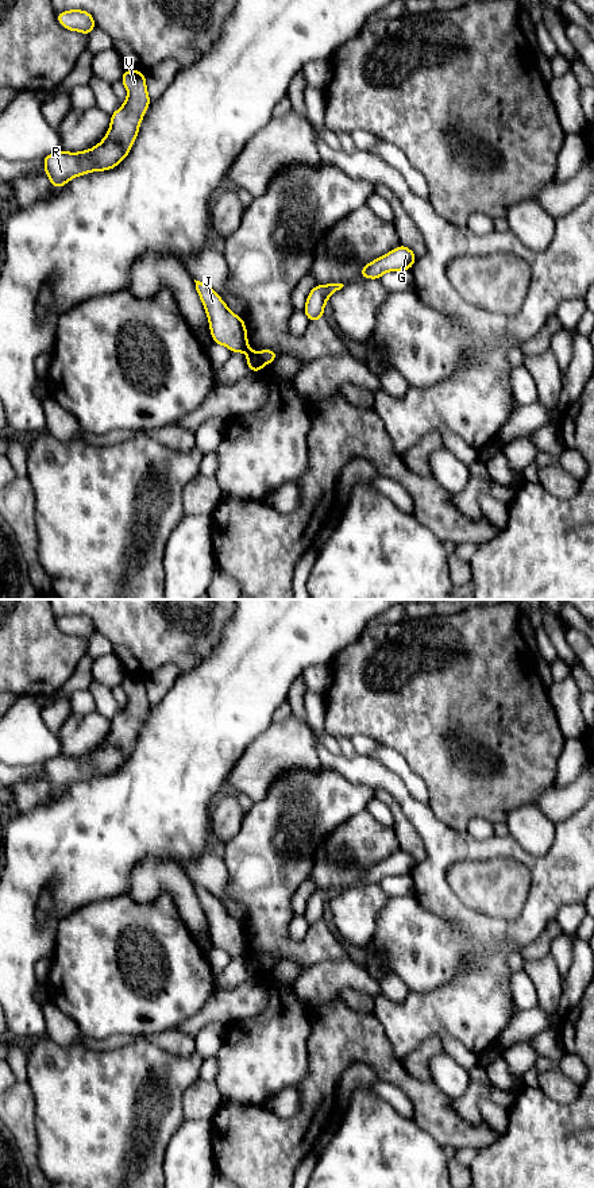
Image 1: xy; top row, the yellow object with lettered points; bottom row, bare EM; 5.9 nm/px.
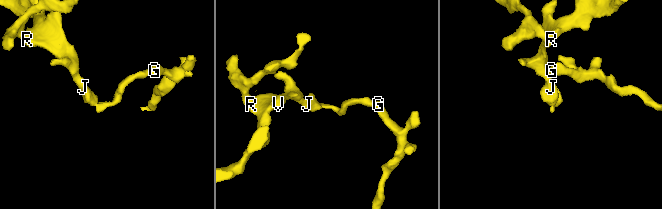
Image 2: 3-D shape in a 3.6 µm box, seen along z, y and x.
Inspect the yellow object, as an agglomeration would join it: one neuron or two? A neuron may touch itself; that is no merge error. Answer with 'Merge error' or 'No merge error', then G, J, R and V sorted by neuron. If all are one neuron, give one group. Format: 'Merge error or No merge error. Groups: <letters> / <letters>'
Merge error. Groups: G / J R V

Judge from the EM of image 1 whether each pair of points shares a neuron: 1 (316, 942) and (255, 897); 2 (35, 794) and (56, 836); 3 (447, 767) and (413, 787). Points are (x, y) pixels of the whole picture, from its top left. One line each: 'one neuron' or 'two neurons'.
1: one neuron
2: two neurons
3: two neurons

